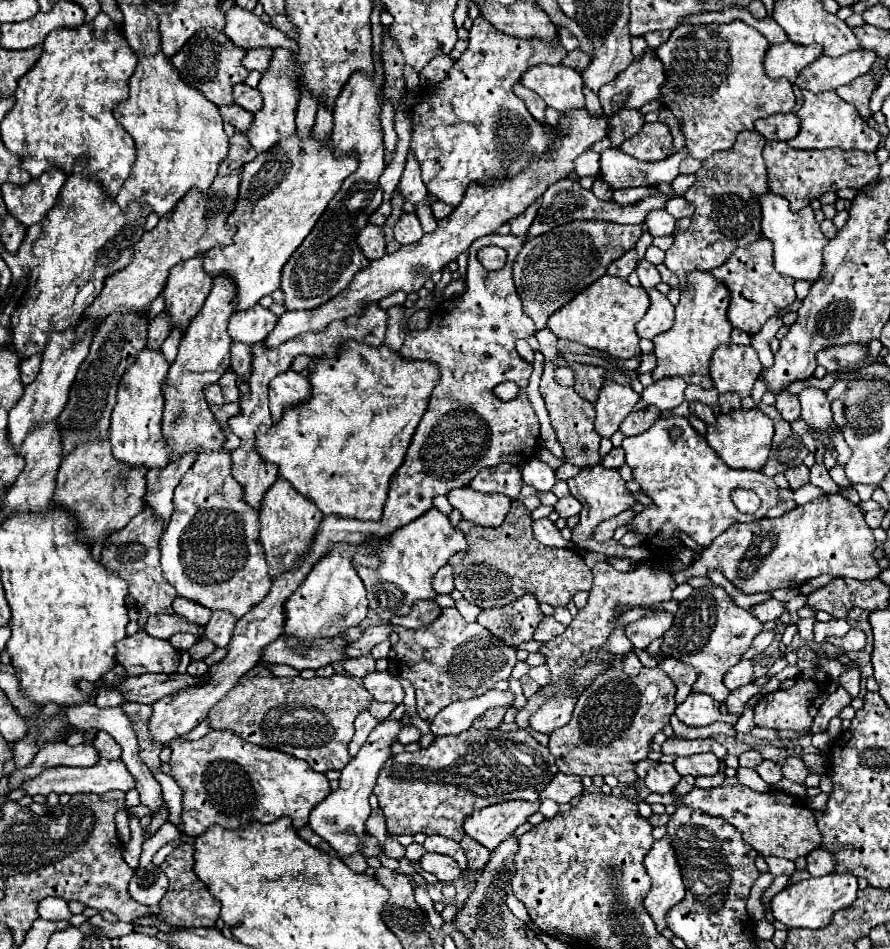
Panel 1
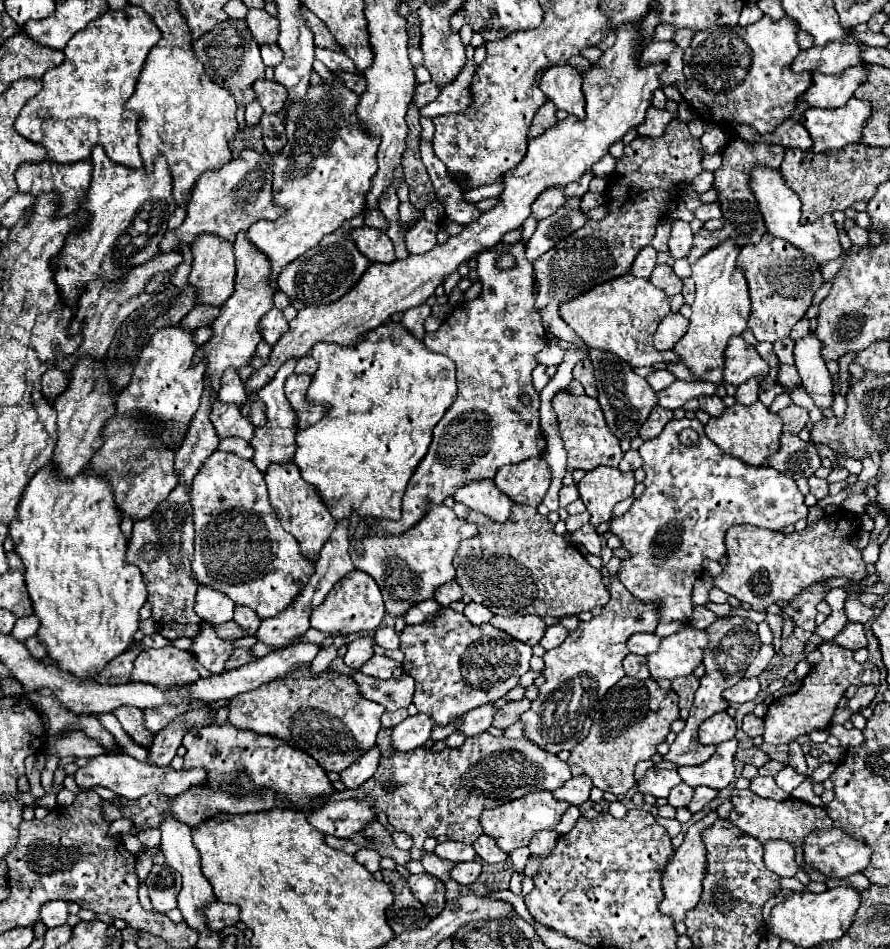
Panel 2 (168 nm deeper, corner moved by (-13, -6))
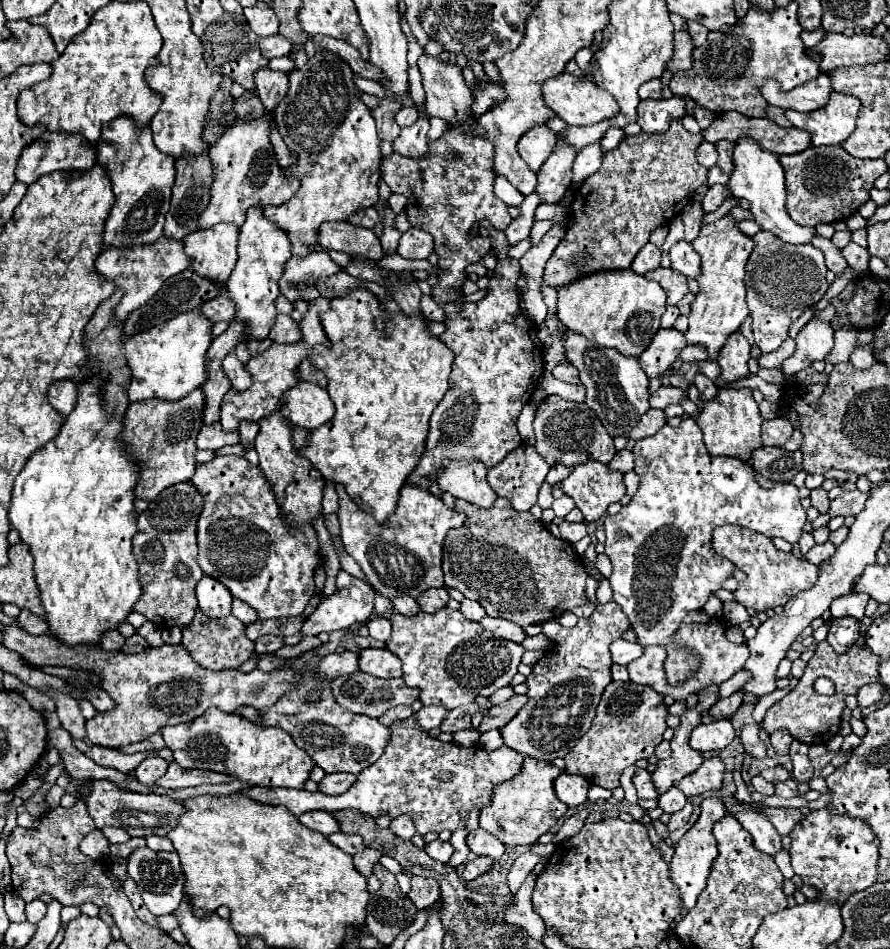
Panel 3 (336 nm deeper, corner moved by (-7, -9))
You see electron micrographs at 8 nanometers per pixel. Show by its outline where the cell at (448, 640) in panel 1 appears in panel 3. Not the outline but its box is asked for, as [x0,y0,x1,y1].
[385,607,525,709]

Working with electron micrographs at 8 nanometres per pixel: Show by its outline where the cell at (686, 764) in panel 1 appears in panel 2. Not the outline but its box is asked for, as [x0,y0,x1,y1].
[677,738,737,790]

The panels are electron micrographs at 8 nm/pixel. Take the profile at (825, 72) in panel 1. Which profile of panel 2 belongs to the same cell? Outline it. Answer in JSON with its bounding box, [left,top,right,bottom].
[803,64,869,108]

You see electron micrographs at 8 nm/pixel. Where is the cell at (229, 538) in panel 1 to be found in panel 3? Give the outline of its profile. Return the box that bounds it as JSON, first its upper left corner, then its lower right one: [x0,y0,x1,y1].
[191,457,321,619]

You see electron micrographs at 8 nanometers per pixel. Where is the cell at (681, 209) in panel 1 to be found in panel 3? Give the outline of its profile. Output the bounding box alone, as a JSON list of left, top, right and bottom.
[703,185,731,213]

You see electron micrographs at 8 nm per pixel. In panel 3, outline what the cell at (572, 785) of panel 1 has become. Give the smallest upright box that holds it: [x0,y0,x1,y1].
[555,773,589,807]

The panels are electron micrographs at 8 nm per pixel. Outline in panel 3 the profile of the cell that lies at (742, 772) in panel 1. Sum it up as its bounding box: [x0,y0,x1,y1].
[751,775,775,795]

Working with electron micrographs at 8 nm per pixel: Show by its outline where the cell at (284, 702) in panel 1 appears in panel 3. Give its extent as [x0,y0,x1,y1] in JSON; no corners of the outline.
[257,671,391,773]

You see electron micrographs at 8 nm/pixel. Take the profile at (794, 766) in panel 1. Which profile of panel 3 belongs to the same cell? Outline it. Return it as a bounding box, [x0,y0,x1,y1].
[771,729,793,755]

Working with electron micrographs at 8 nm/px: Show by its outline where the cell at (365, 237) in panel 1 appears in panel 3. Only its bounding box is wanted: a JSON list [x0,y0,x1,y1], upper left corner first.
[319,221,383,261]

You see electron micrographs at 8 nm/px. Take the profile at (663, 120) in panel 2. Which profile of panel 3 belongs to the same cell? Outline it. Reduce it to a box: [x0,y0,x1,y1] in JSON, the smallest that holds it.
[637,95,687,133]

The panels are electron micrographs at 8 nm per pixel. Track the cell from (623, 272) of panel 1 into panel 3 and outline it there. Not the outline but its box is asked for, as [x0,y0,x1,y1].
[631,243,661,275]

